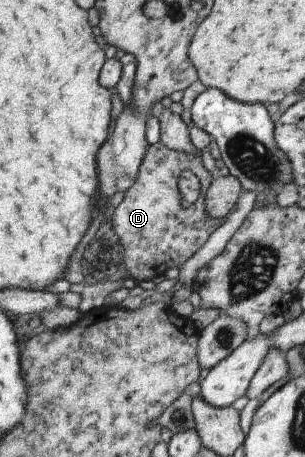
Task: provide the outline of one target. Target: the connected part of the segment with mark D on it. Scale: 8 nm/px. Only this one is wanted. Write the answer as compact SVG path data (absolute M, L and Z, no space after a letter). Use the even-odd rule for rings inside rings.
M162 143L147 145L145 155L142 157L135 181L124 191L121 202L113 208L111 214L111 227L123 248L123 260L126 266L128 277L138 282L139 280L154 280L156 276L164 275L168 268L179 269L184 261L188 260L204 242L210 233L220 226L222 219L210 219L206 216L204 206L205 192L211 181L210 172L202 166L200 154L181 153L171 151ZM184 169L192 171L199 184L199 193L193 203L182 204L177 180Z

